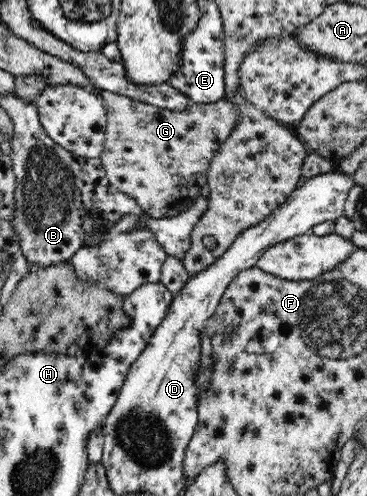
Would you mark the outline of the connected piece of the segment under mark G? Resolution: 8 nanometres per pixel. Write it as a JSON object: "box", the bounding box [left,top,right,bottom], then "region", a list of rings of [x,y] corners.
{"box":[100,90,240,218],"region":[[[101,90],[101,93],[107,107],[107,129],[100,158],[107,178],[116,189],[136,199],[140,209],[154,218],[176,215],[195,197],[208,196],[208,191],[202,191],[202,187],[207,183],[210,162],[230,137],[236,123],[240,123],[238,107],[222,98],[214,103],[193,103],[186,111],[172,111],[116,92]]]}

